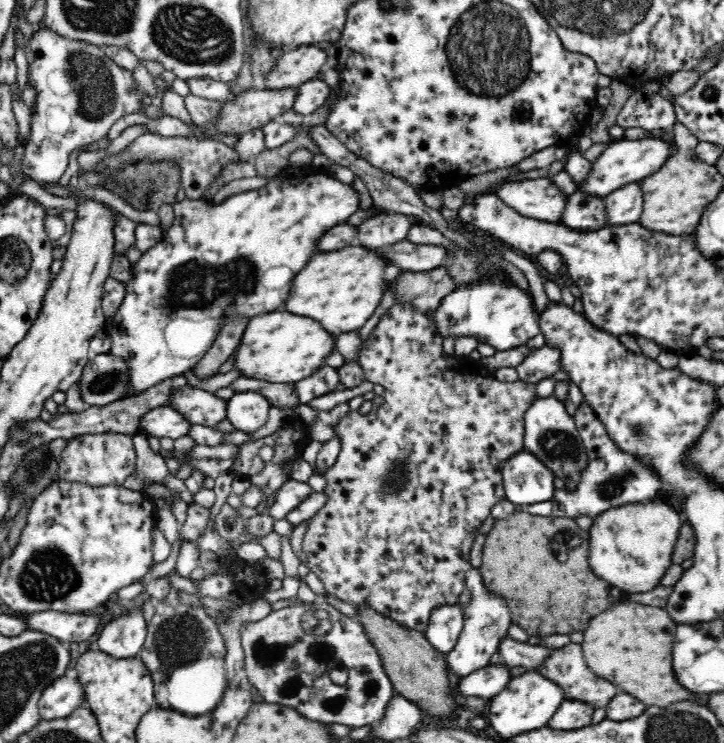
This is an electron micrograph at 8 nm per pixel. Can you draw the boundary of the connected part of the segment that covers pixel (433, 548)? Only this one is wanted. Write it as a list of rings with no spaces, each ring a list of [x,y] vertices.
[[[396,301],[382,314],[378,325],[363,342],[356,362],[362,367],[366,380],[385,388],[384,402],[377,411],[361,414],[358,410],[352,410],[340,418],[335,428],[335,436],[340,439],[340,452],[336,463],[323,474],[327,482],[324,490],[327,501],[309,519],[302,541],[303,552],[308,558],[307,566],[323,582],[327,594],[355,607],[365,604],[403,627],[417,631],[427,629],[432,610],[437,606],[456,605],[458,597],[464,592],[466,573],[473,568],[470,551],[474,538],[480,533],[480,526],[491,514],[492,507],[505,498],[503,466],[509,458],[524,449],[524,414],[537,396],[536,387],[532,383],[524,382],[520,378],[512,382],[500,381],[495,377],[494,370],[486,368],[470,356],[458,358],[444,354],[442,341],[443,337],[438,333],[434,314],[424,314],[412,305],[400,301]]]

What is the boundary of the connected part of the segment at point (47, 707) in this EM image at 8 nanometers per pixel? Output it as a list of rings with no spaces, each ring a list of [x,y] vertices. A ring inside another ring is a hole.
[[[56,678],[43,690],[39,701],[41,720],[66,718],[76,709],[86,706],[86,694],[77,678]]]

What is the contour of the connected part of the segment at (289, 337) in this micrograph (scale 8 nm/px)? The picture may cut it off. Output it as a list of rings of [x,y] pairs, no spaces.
[[[286,310],[264,312],[250,318],[246,331],[238,344],[238,352],[234,353],[234,368],[241,370],[242,376],[260,379],[272,383],[294,383],[308,376],[325,365],[326,356],[336,348],[336,340],[332,334],[326,332],[320,322],[310,317],[292,314]]]

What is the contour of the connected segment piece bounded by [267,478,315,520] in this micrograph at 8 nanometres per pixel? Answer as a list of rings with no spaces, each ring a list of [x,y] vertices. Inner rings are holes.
[[[292,478],[276,490],[275,501],[267,514],[272,515],[274,520],[282,520],[290,510],[302,504],[312,492],[315,492],[308,482],[298,482]]]

